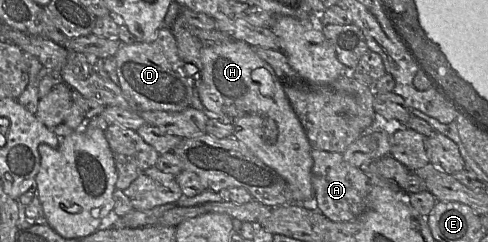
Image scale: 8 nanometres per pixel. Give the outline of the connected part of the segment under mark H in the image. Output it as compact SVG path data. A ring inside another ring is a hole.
M240 40L204 46L200 60L201 76L193 65L188 66L208 116L233 125L233 137L286 180L295 204L312 200L313 148L271 66Z

